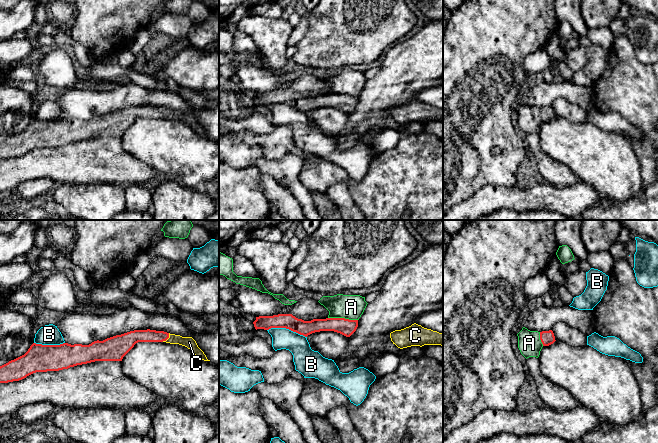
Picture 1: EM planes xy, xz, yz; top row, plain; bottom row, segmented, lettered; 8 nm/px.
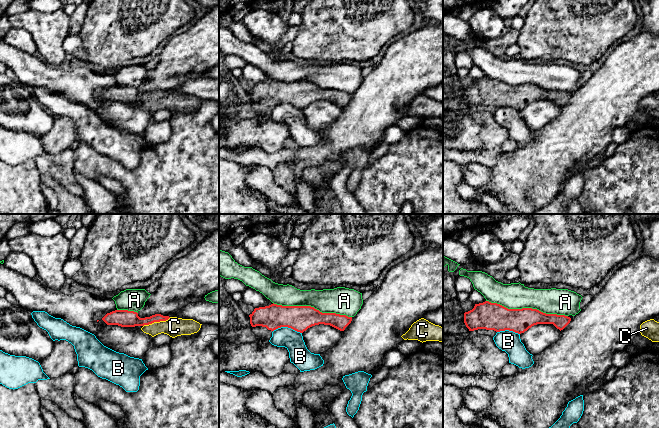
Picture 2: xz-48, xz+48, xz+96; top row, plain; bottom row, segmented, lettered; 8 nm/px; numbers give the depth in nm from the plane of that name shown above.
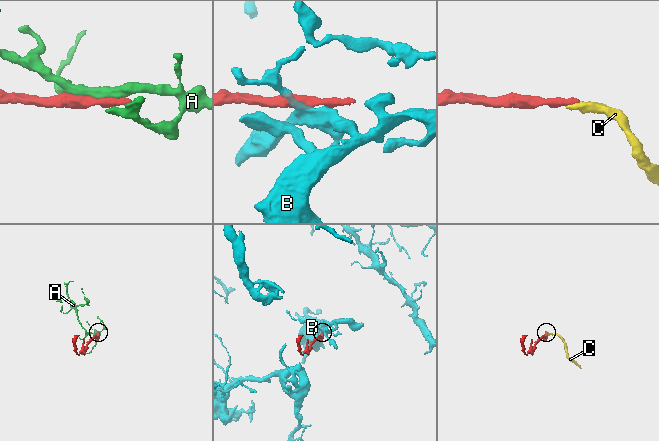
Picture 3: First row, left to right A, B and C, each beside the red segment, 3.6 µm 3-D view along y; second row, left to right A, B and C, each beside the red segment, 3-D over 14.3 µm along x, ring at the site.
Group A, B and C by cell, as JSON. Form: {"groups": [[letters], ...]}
{"groups": [["A"], ["B"], ["C"]]}

